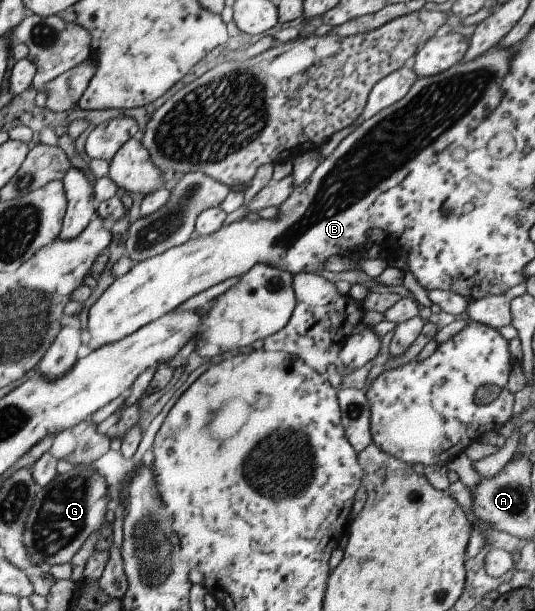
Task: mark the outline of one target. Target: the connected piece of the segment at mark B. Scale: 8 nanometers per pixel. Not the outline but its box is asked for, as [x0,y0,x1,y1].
[83,46,517,352]

